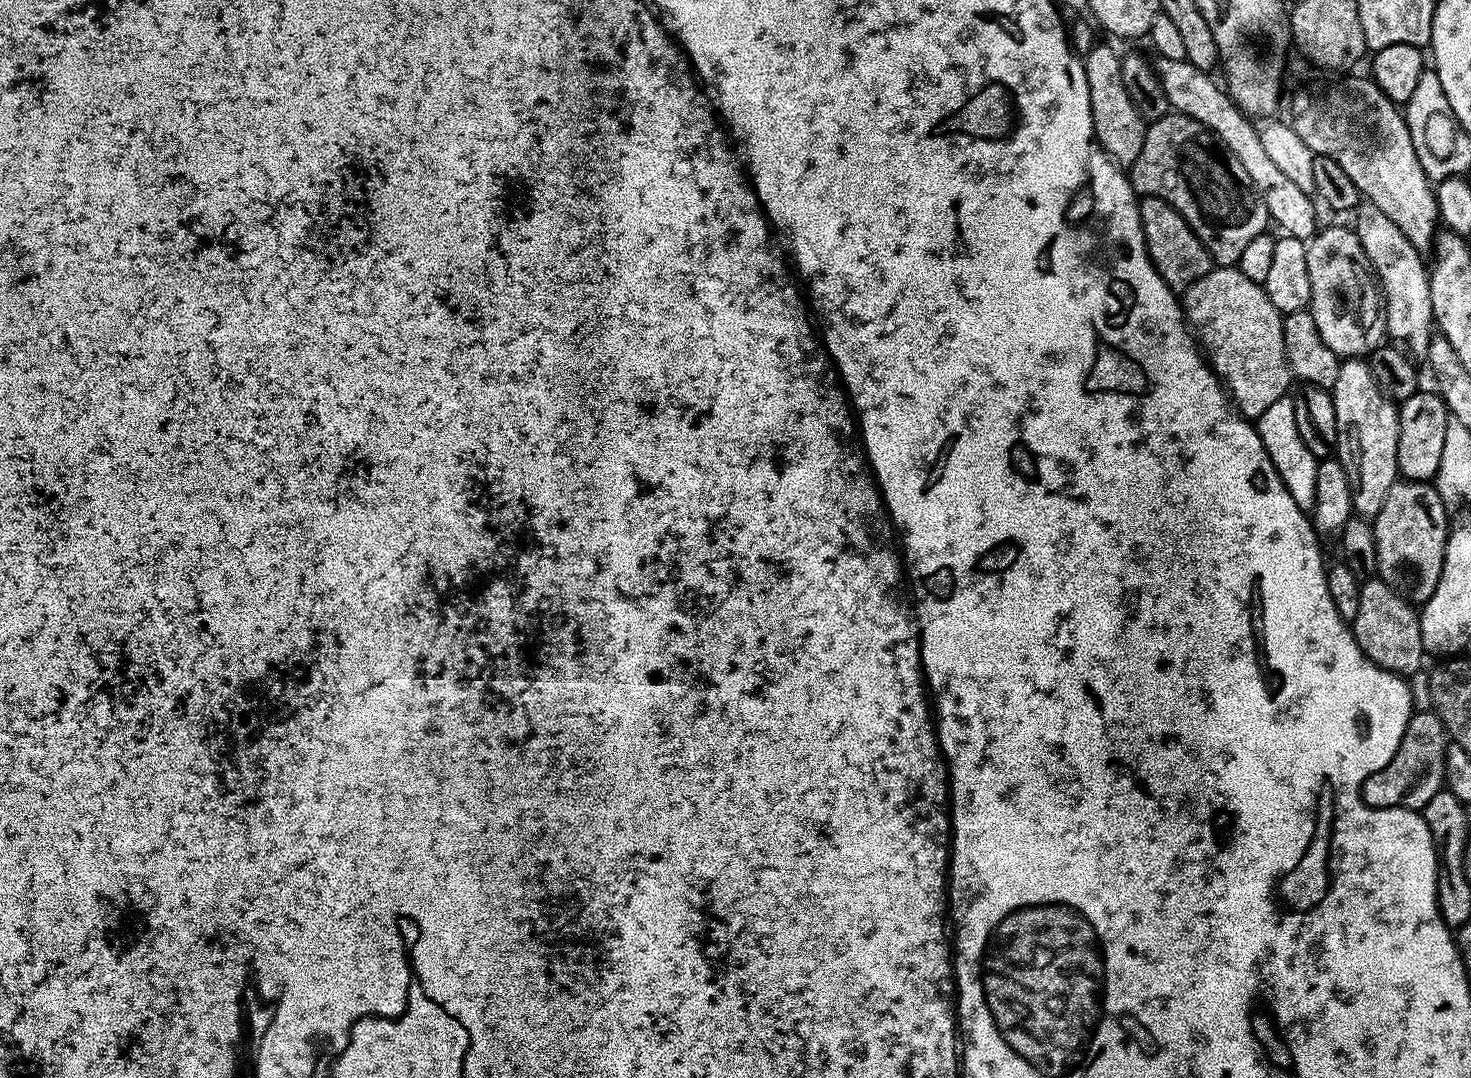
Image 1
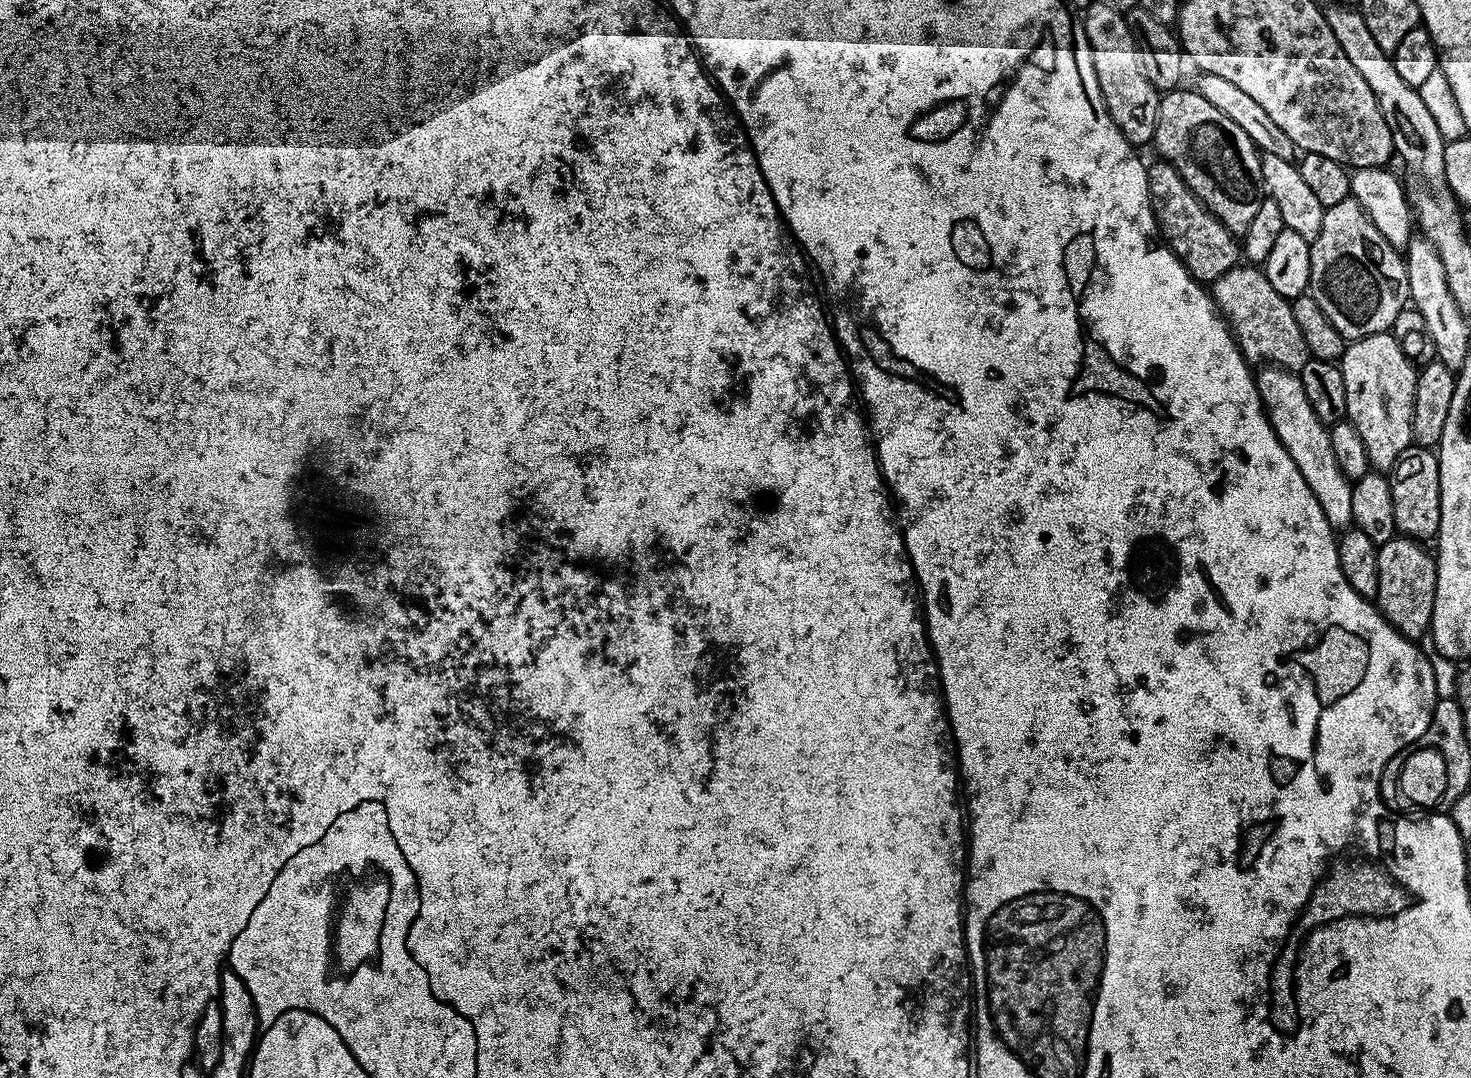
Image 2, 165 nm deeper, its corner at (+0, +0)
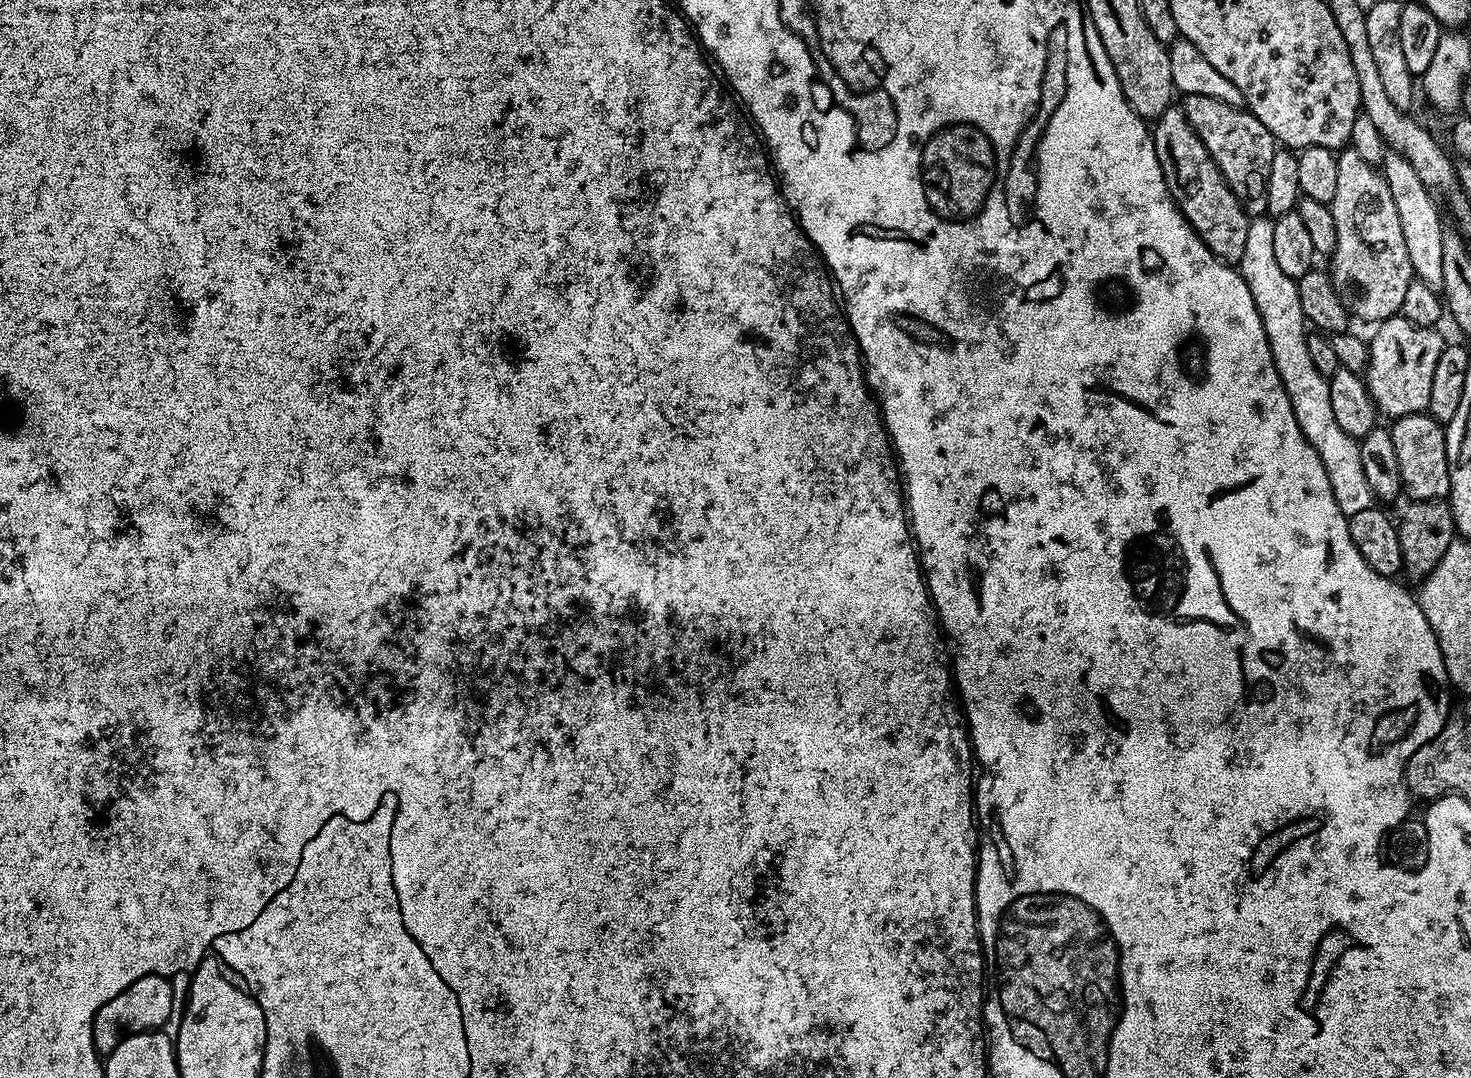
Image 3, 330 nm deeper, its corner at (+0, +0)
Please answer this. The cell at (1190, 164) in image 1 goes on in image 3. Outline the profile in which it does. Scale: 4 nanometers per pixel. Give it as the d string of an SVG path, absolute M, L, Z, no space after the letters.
M1206 94L1184 96L1182 107L1190 126L1202 138L1202 146L1210 150L1222 178L1241 201L1259 201L1266 190L1266 178L1270 178L1270 162L1274 159L1278 141L1258 122L1247 107L1227 104L1218 98L1206 98Z

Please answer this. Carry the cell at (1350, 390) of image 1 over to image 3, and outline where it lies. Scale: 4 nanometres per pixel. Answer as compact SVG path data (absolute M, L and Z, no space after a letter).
M1399 314L1379 321L1375 328L1376 333L1370 336L1366 369L1366 383L1372 401L1388 418L1425 411L1430 400L1434 362L1438 362L1438 354L1442 354L1445 337L1440 337L1436 328L1414 326L1414 322Z

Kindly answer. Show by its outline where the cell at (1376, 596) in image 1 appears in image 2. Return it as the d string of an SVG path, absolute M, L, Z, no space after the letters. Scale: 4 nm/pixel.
M1397 534L1390 542L1379 545L1378 594L1374 603L1388 621L1408 640L1427 637L1432 627L1434 598L1436 597L1436 562L1431 551L1411 536Z

